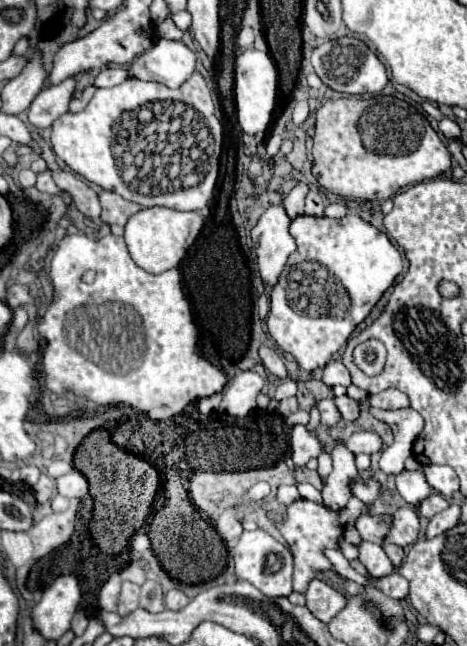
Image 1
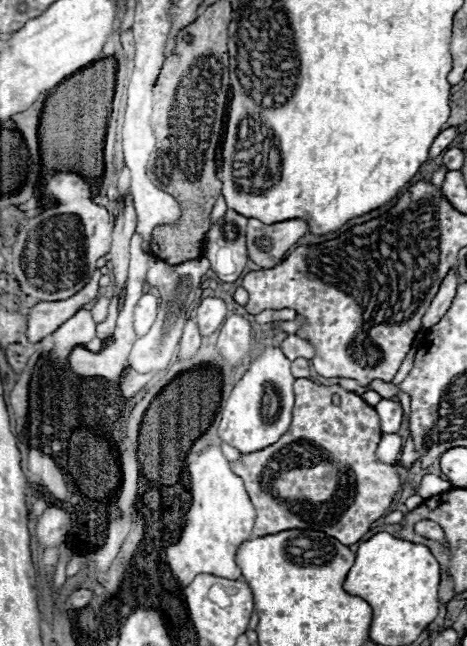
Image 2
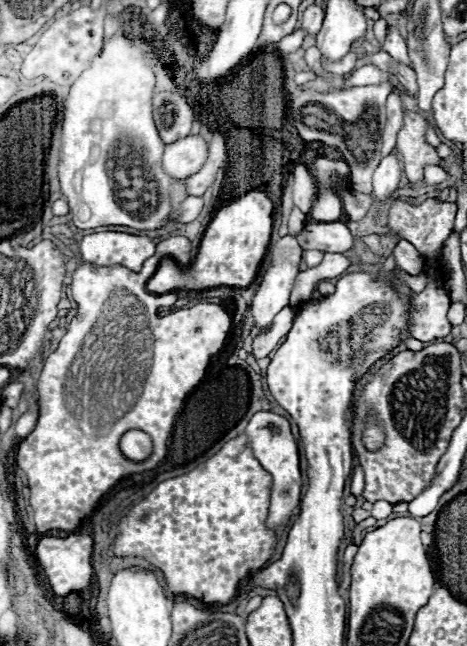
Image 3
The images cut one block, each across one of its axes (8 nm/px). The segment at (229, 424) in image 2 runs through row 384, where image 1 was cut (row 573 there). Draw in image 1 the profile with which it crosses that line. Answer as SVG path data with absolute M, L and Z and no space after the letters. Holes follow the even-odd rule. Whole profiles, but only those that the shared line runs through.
M258 528L252 532L244 532L232 550L232 558L238 580L254 584L264 596L276 598L276 596L288 596L292 592L292 554L282 542L278 542L264 530Z

